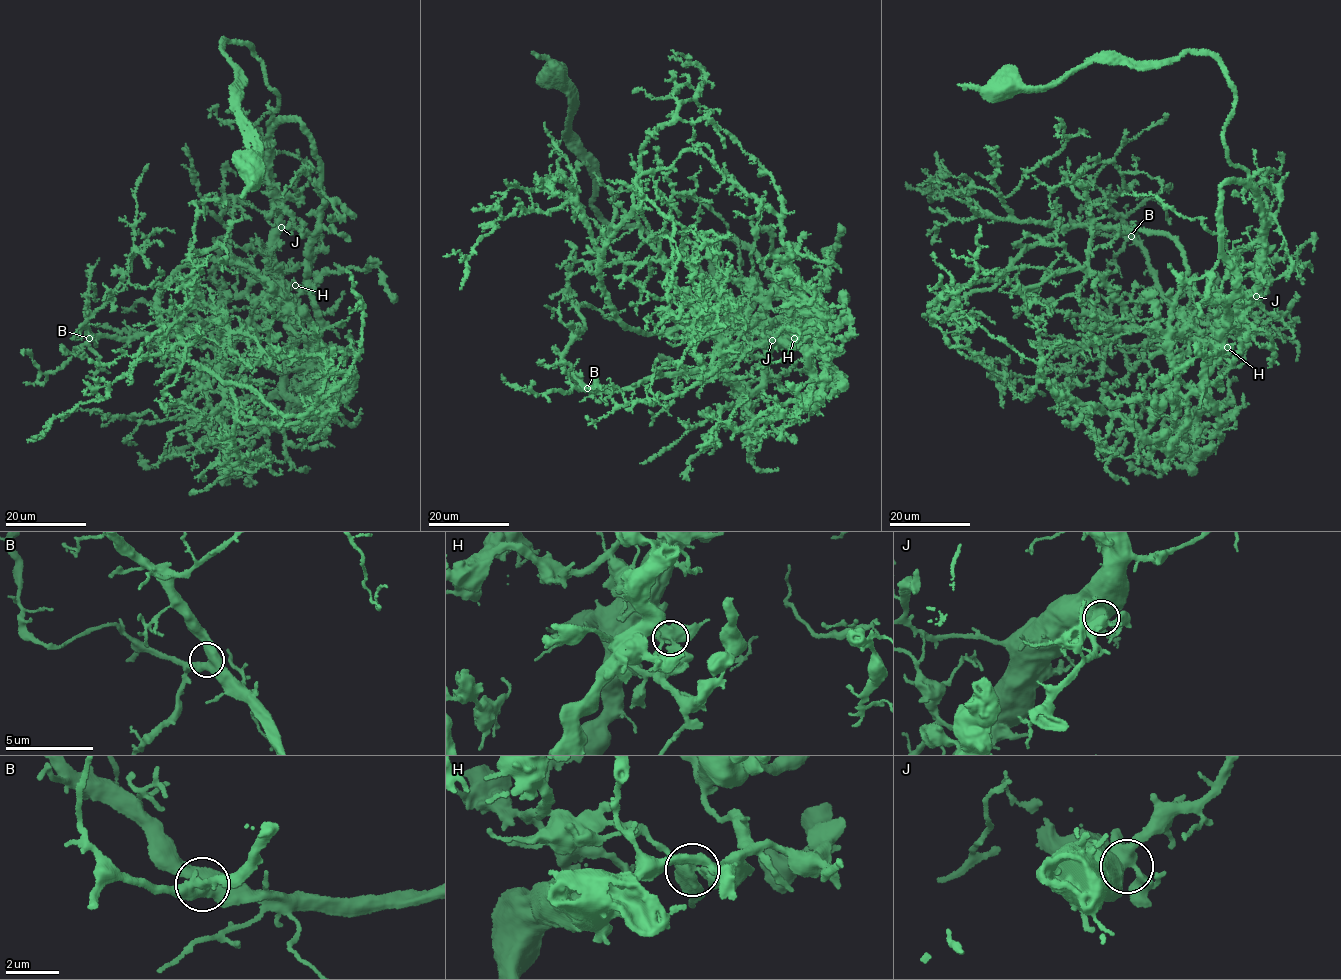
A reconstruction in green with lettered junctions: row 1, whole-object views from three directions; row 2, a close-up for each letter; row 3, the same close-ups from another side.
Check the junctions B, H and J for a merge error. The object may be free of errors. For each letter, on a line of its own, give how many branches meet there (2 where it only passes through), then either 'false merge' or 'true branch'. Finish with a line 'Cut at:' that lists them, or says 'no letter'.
B: 3 | true branch
H: 3 | false merge
J: 3 | true branch
Cut at: H

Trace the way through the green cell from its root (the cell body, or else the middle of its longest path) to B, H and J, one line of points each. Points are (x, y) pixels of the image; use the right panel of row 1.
B: (1000, 87), (1219, 61), (1226, 158), (1262, 224), (1238, 332), (1169, 300), (1131, 236)
H: (1000, 87), (1096, 61), (1219, 61), (1235, 100), (1226, 158), (1255, 185), (1263, 238), (1257, 295), (1227, 347)
J: (1000, 87), (1003, 78), (1053, 84), (1096, 61), (1208, 52), (1234, 91), (1226, 158), (1257, 191), (1256, 296)

